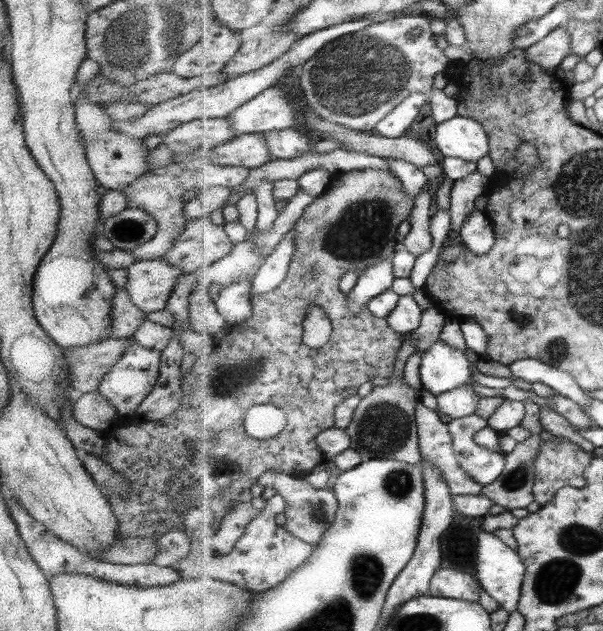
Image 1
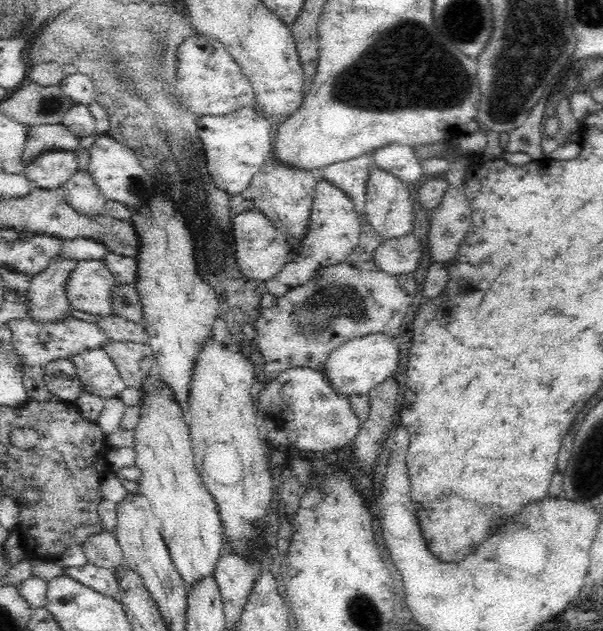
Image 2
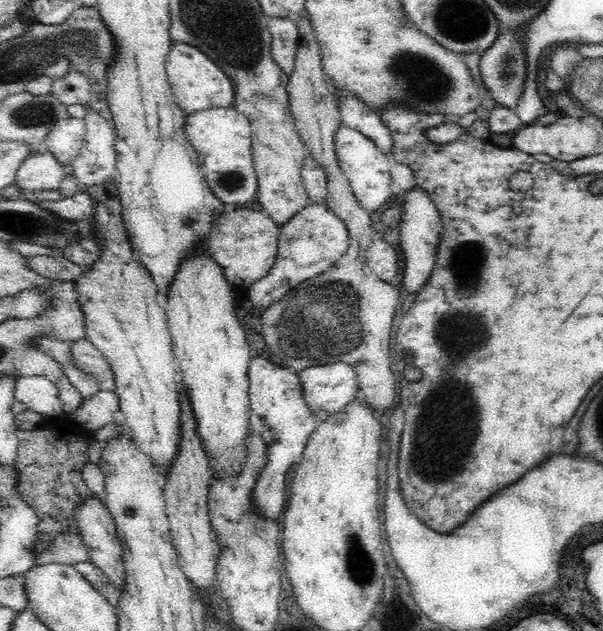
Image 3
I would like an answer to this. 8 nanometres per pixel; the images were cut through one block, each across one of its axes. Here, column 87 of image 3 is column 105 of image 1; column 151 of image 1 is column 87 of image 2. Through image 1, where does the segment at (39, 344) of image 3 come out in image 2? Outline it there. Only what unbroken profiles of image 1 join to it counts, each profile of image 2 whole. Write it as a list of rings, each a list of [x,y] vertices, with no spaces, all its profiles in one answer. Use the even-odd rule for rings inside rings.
[[[103,348],[84,350],[68,357],[76,365],[81,385],[105,399],[119,395],[127,387],[116,363]]]

